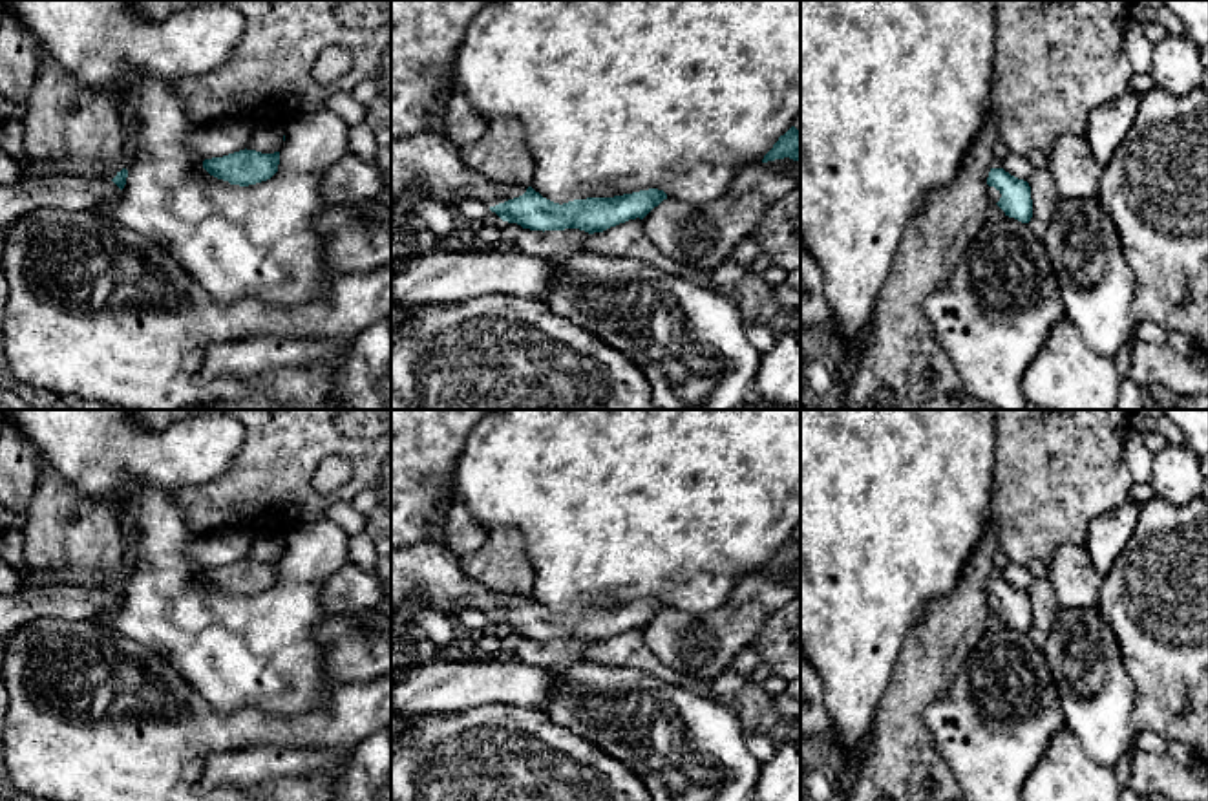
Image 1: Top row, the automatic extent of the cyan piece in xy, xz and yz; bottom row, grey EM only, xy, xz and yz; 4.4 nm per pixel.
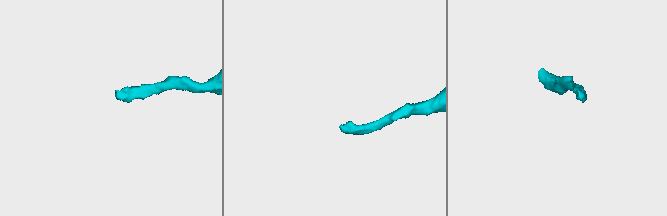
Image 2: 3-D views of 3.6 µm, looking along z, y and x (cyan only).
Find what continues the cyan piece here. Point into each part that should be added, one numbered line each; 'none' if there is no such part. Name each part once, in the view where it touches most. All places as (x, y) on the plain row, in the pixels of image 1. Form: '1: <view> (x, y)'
1: xz (430, 573)

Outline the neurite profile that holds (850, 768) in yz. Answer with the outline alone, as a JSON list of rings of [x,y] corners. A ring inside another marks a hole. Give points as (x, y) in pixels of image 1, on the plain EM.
[[[872,728],[866,732],[863,741],[859,742],[857,755],[850,759],[841,759],[841,768],[839,768],[841,788],[835,794],[835,801],[846,801],[848,796],[853,792],[861,774],[863,761],[868,757],[870,750],[872,750]]]

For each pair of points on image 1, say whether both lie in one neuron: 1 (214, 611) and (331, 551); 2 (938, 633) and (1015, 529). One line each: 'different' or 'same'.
1: same
2: different

